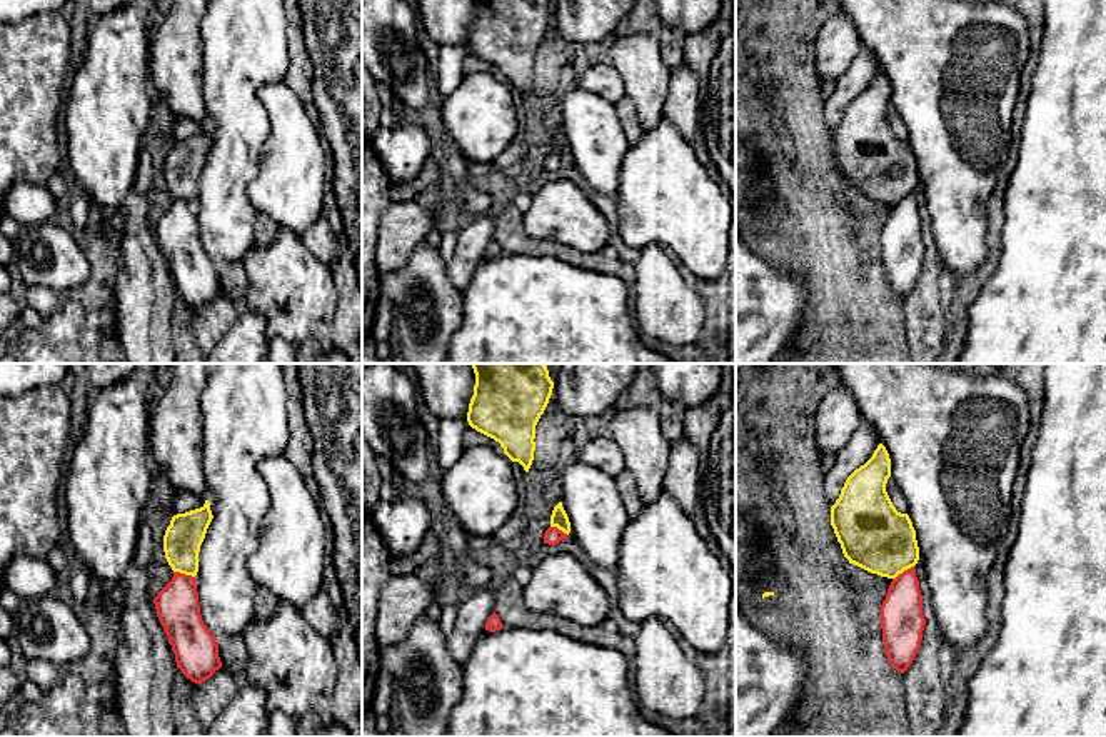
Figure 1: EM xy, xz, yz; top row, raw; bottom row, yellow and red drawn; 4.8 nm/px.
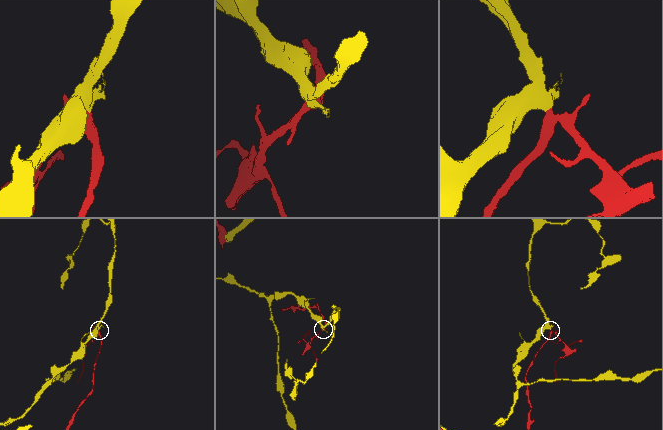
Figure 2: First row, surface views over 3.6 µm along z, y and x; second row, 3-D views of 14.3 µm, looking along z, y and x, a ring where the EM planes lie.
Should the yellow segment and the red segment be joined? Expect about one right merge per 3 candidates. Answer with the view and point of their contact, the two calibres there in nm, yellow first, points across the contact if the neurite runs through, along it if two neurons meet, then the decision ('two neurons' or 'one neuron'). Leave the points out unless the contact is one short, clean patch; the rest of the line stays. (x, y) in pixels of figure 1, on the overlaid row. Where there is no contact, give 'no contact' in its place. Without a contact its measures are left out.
xy (184, 572) | 180/200 nm | along xy (174, 571), (194, 577) | two neurons

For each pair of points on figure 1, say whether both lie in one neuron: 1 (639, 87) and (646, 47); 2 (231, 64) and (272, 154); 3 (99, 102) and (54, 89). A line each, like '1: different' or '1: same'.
1: same
2: different
3: different

